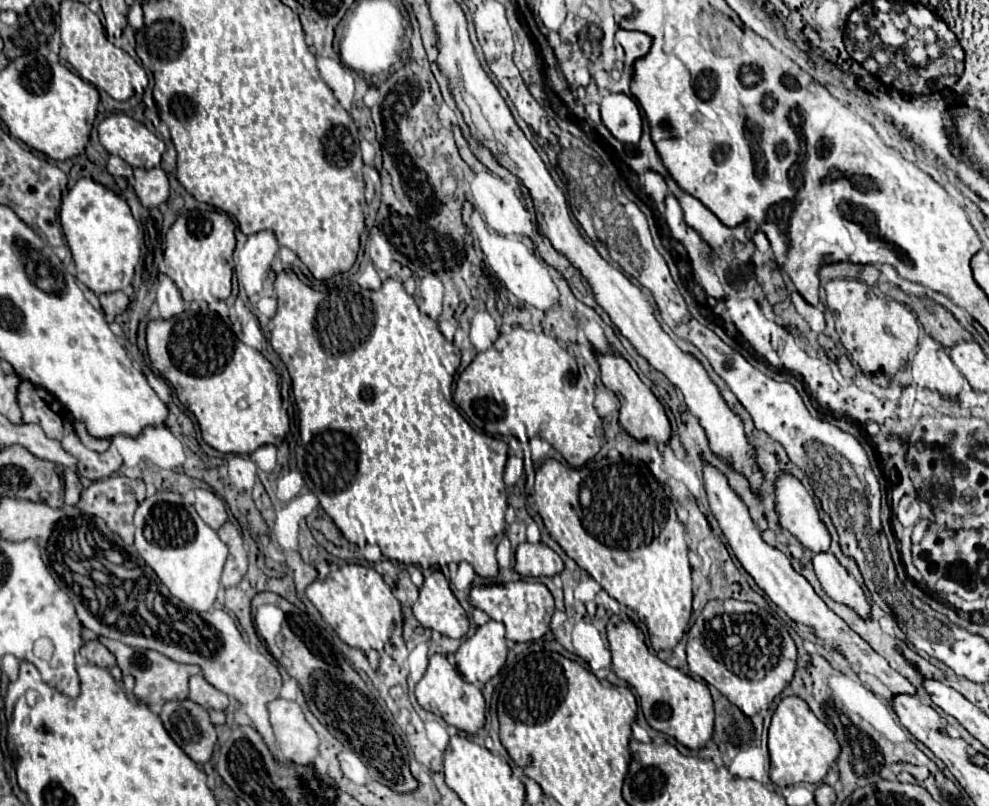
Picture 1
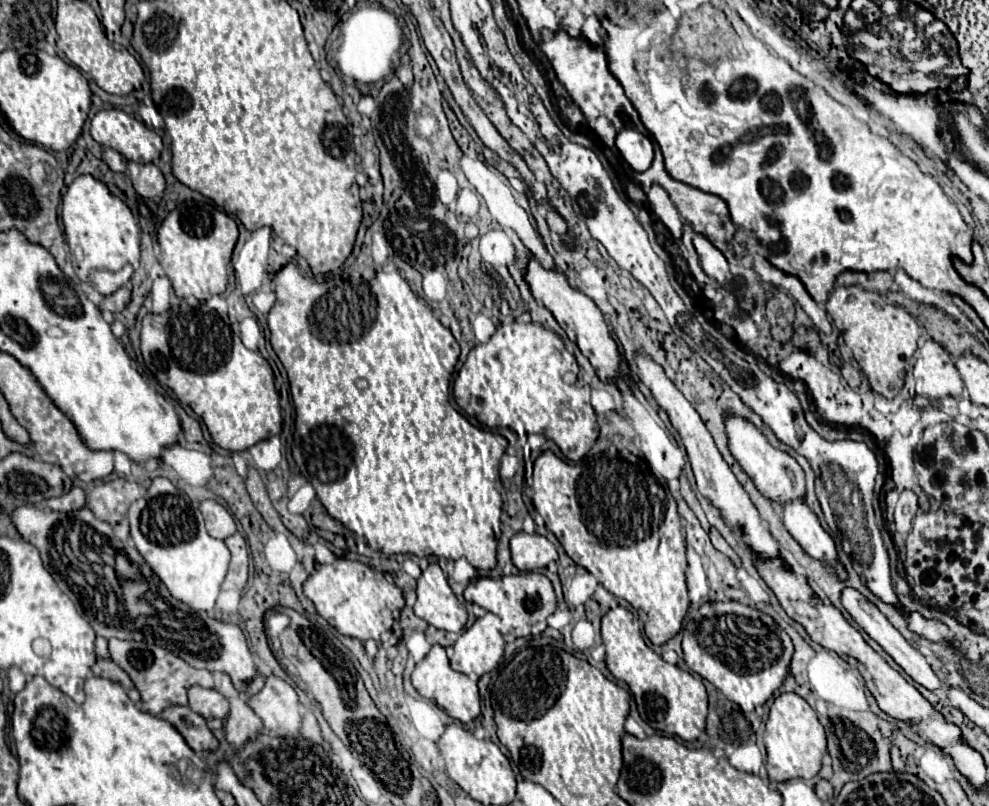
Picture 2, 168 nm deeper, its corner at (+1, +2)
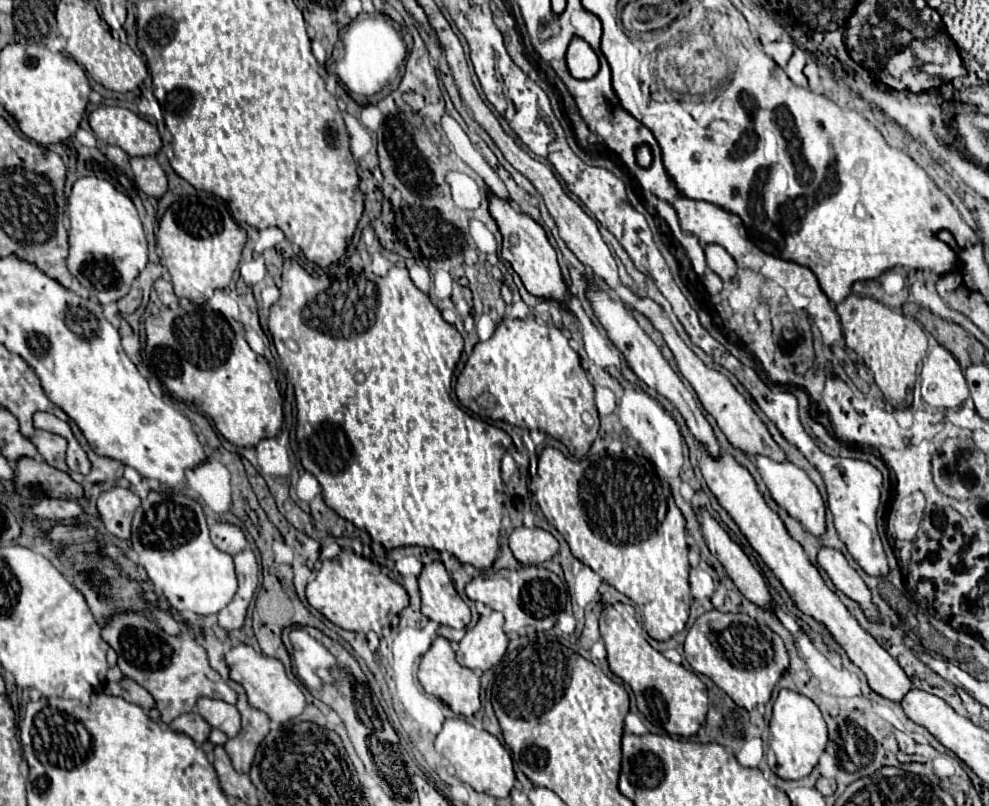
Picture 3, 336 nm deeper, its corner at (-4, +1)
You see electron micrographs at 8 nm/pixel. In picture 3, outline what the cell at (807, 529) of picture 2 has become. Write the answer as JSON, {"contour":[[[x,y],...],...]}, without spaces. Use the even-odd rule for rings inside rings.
{"contour":[[[757,457],[755,465],[771,493],[771,497],[775,499],[775,503],[785,509],[793,519],[797,519],[813,537],[821,537],[825,535],[825,503],[817,491],[817,487],[813,485],[813,481],[807,477],[807,473],[799,467],[795,467],[791,461],[785,463],[775,463],[769,457]]]}

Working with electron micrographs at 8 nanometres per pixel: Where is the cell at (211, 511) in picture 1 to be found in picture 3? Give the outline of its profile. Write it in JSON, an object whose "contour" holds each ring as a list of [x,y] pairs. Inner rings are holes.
{"contour":[[[215,521],[211,525],[211,541],[229,555],[235,555],[247,547],[243,531],[237,525],[225,521]]]}

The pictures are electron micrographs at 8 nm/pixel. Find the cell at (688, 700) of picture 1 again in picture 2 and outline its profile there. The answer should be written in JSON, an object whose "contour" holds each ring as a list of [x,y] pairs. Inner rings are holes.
{"contour":[[[616,606],[602,616],[602,642],[606,646],[606,666],[616,680],[628,684],[640,718],[666,736],[680,736],[686,742],[696,740],[706,726],[708,714],[708,696],[702,680],[664,662],[656,652],[652,652],[642,638],[634,614],[622,606]]]}

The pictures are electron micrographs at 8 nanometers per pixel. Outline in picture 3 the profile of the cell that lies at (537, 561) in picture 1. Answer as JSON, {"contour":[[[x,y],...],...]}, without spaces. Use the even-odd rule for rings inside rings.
{"contour":[[[519,527],[509,537],[509,547],[521,565],[539,565],[549,561],[557,551],[557,539],[543,529]]]}

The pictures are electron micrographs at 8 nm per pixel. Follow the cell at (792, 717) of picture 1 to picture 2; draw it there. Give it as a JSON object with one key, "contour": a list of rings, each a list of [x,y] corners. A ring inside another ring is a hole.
{"contour":[[[780,694],[770,706],[770,718],[766,722],[764,744],[768,750],[766,770],[770,780],[784,782],[788,778],[814,778],[820,770],[822,756],[826,754],[826,734],[804,698],[798,694]]]}

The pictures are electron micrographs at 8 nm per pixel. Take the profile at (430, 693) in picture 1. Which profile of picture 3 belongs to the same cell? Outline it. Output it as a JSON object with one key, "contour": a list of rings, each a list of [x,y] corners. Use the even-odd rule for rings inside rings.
{"contour":[[[437,637],[433,641],[431,649],[423,655],[423,659],[419,663],[417,677],[419,677],[419,683],[423,685],[423,689],[427,693],[439,697],[455,715],[461,715],[461,717],[469,719],[479,711],[479,707],[481,707],[479,677],[471,669],[465,669],[455,661],[455,651],[451,649],[451,645],[445,637]]]}

